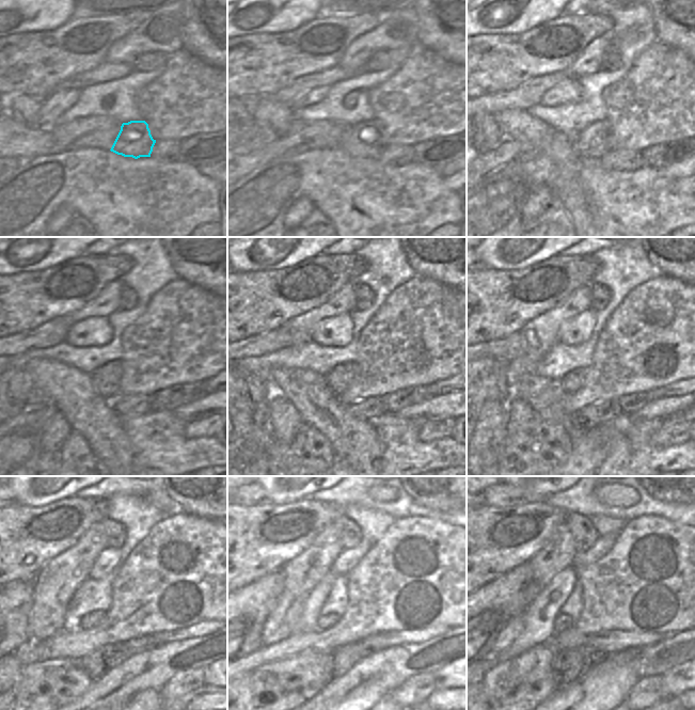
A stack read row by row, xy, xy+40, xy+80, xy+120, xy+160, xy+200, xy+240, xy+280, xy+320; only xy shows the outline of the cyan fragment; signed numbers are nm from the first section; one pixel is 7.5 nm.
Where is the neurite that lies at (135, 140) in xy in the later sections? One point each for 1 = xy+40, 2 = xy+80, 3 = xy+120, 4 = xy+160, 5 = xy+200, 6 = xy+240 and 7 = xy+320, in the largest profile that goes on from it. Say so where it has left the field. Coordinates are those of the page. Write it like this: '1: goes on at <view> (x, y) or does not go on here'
1: goes on at xy+40 (366, 139)
2: goes on at xy+80 (594, 141)
3: goes on at xy+120 (106, 379)
4: goes on at xy+160 (341, 377)
5: goes on at xy+200 (574, 379)
6: goes on at xy+240 (91, 619)
7: goes on at xy+320 (563, 621)

